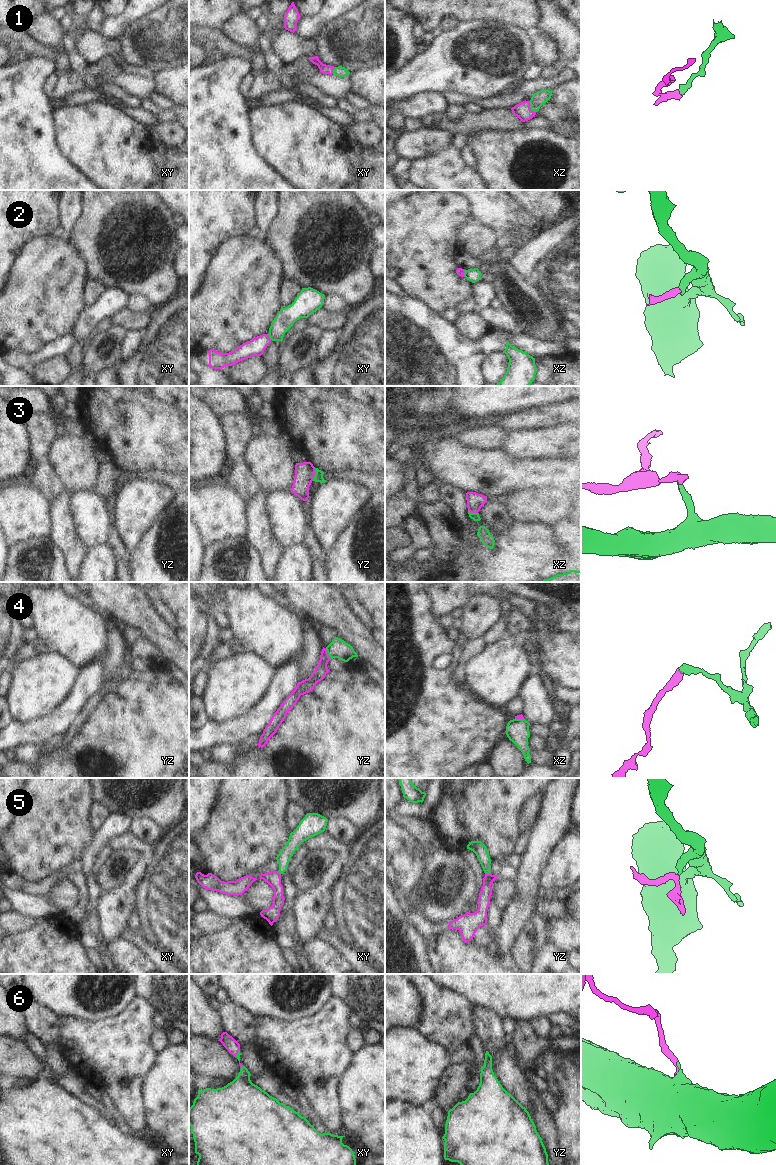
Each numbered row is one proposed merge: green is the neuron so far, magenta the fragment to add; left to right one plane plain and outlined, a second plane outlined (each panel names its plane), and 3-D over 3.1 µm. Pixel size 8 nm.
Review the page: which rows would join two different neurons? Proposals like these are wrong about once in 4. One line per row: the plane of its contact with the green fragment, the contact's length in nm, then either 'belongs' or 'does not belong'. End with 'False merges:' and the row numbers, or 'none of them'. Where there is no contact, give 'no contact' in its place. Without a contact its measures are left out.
1: meets green in xz; contact 110 nm long; belongs
2: meets green in xz; contact 60 nm long; does not belong
3: meets green in yz; contact 110 nm long; belongs
4: meets green in yz; contact 100 nm long; belongs
5: meets green in yz; contact 50 nm long; does not belong
6: meets green in xy; contact 80 nm long; belongs
False merges: 2, 5

